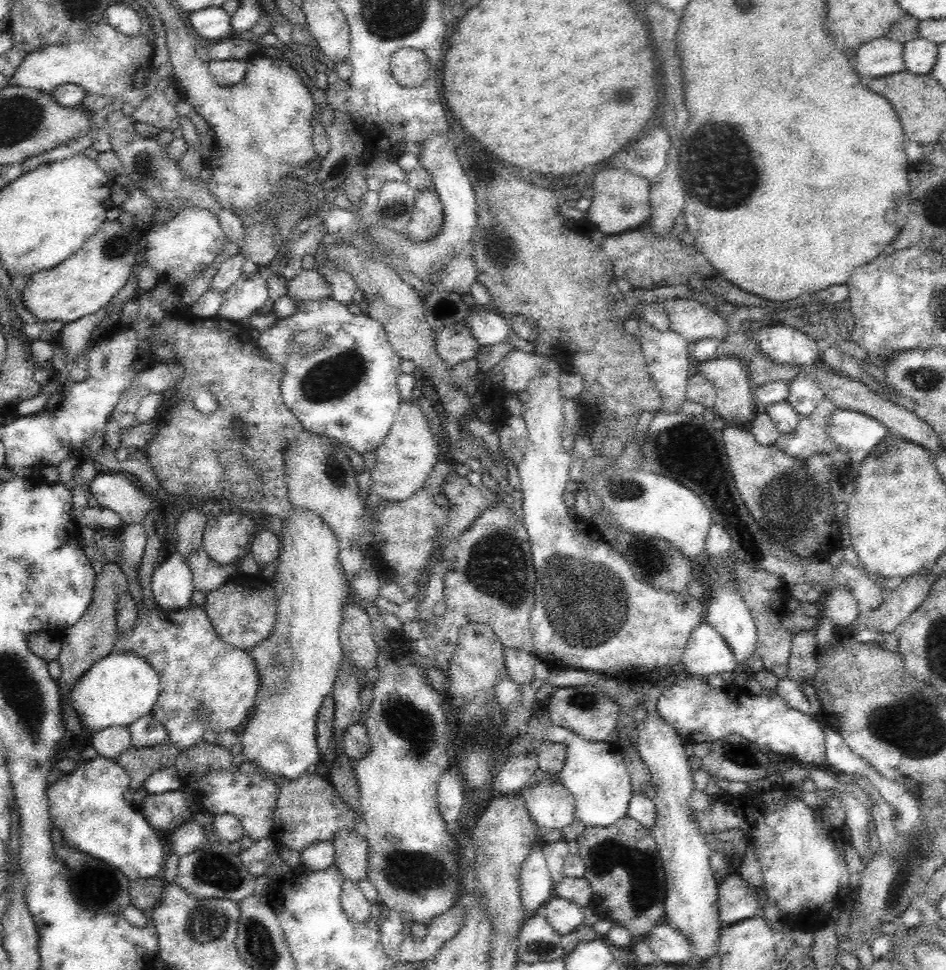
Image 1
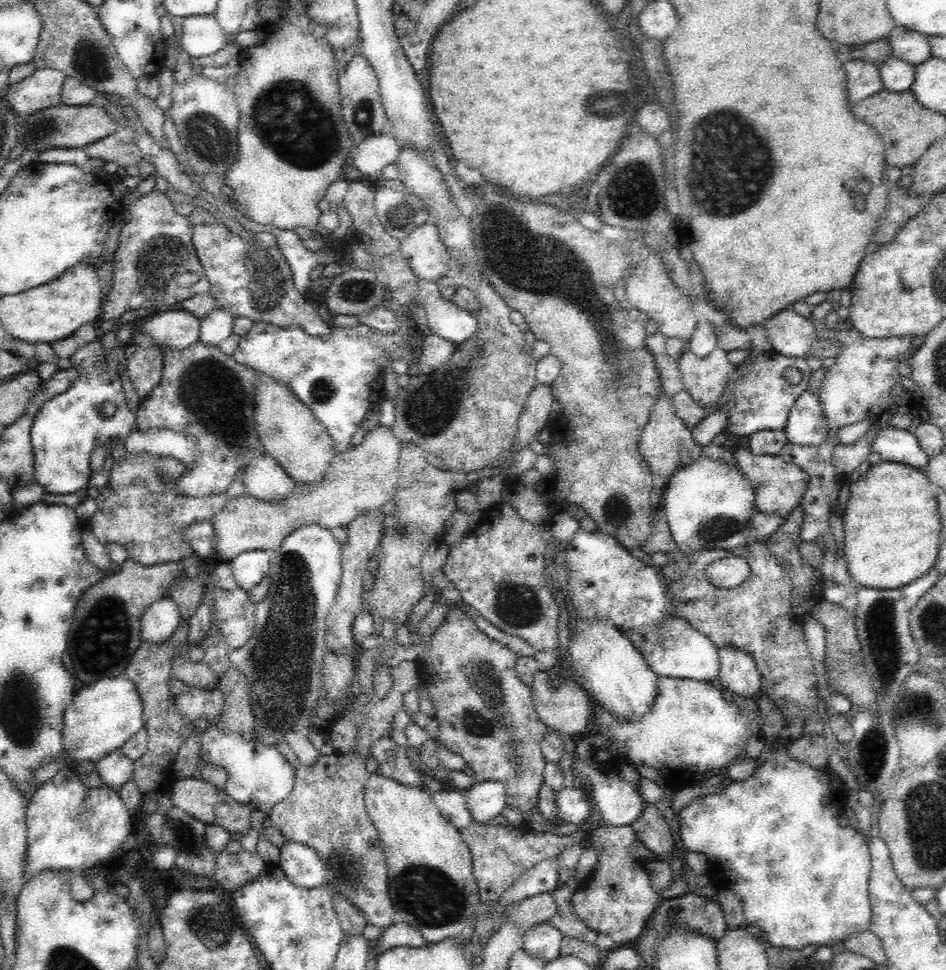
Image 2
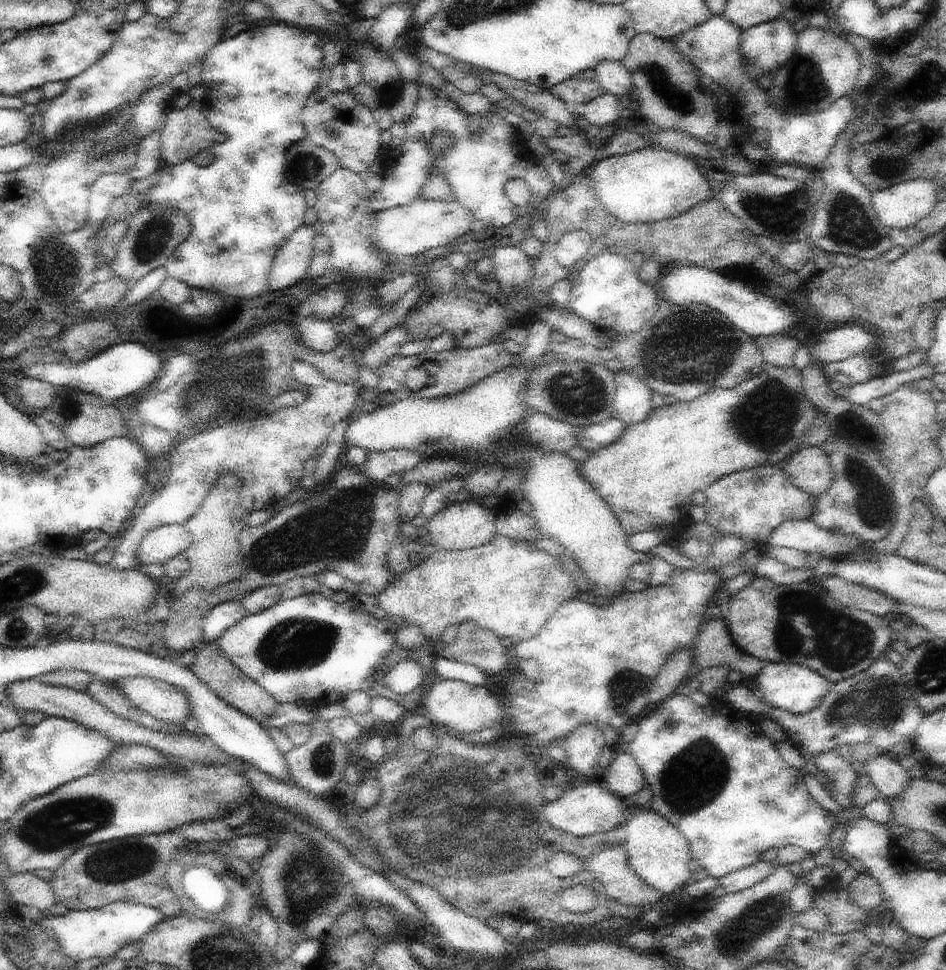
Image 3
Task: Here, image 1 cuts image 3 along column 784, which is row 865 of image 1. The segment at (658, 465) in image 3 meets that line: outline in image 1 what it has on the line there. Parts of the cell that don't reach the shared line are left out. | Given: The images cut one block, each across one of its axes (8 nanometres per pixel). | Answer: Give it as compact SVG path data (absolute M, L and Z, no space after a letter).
M391 629L385 632L385 645L381 648L381 653L378 655L376 667L379 668L380 678L374 684L374 699L372 700L372 706L370 710L366 712L364 718L364 727L368 730L368 736L370 739L370 752L366 753L366 756L362 757L362 760L358 760L354 763L354 772L359 786L359 812L362 816L362 833L368 843L368 866L367 866L367 878L377 889L377 902L386 905L389 910L399 917L404 922L430 924L432 919L440 914L444 914L446 910L452 908L456 902L463 899L465 888L464 870L462 868L462 848L459 842L454 840L453 832L447 831L447 823L441 816L439 809L439 802L437 799L437 784L439 776L446 770L452 768L450 765L450 756L448 756L448 748L452 746L452 738L450 738L450 726L443 703L446 702L439 692L432 688L432 685L427 681L427 676L424 670L416 665L416 663L408 663L404 656L410 651L408 646L403 644L404 636L402 633L395 633Z

